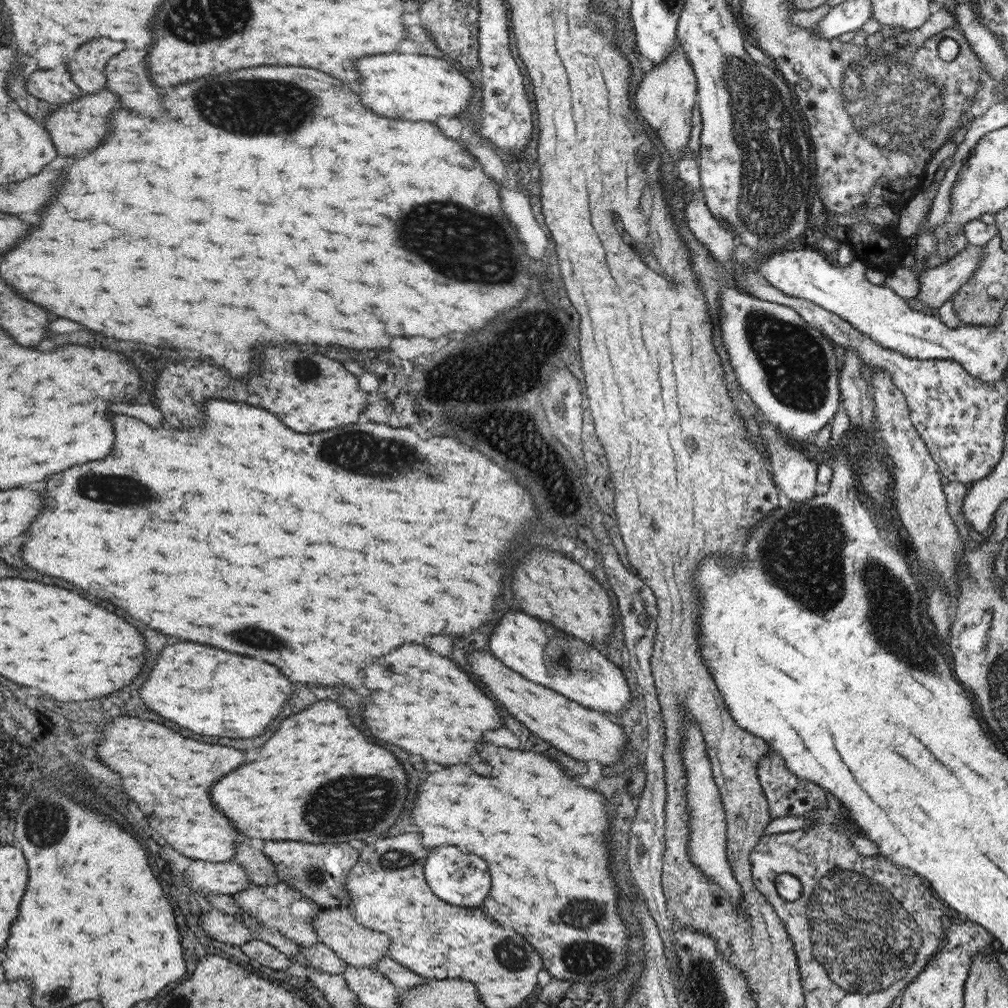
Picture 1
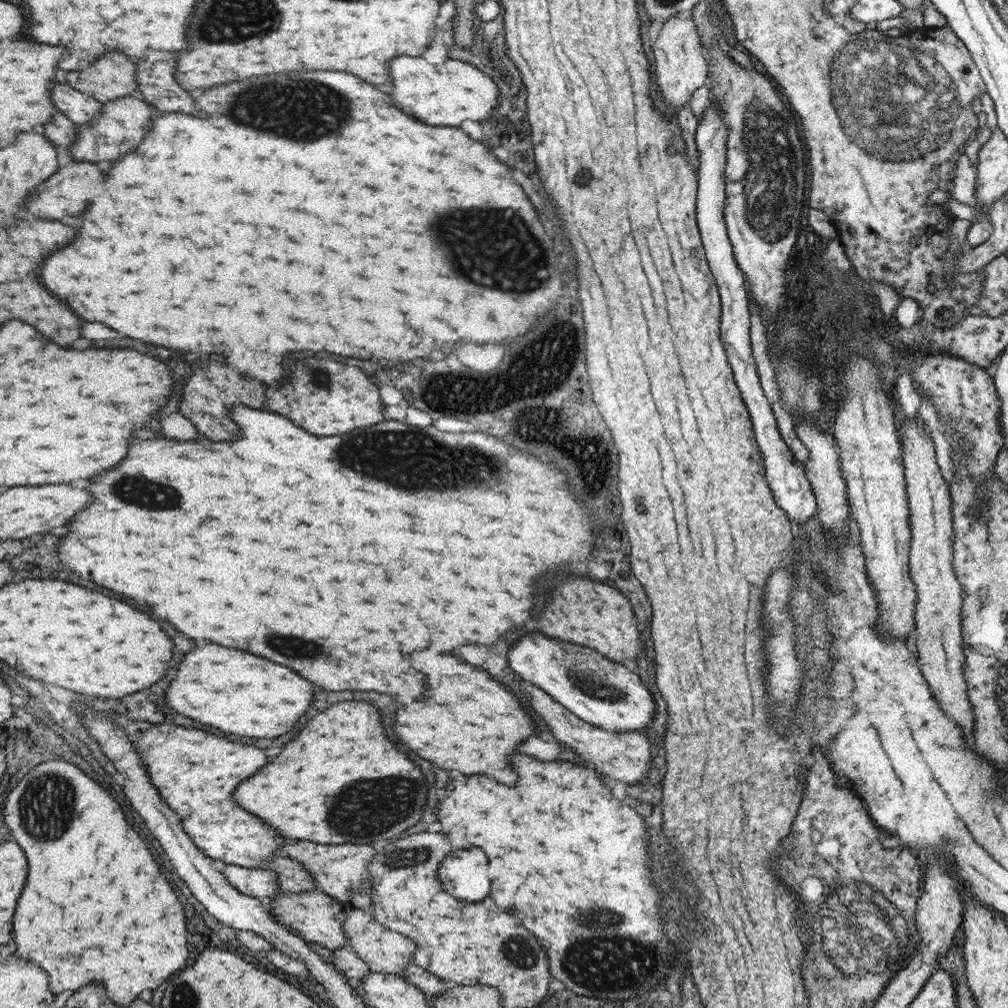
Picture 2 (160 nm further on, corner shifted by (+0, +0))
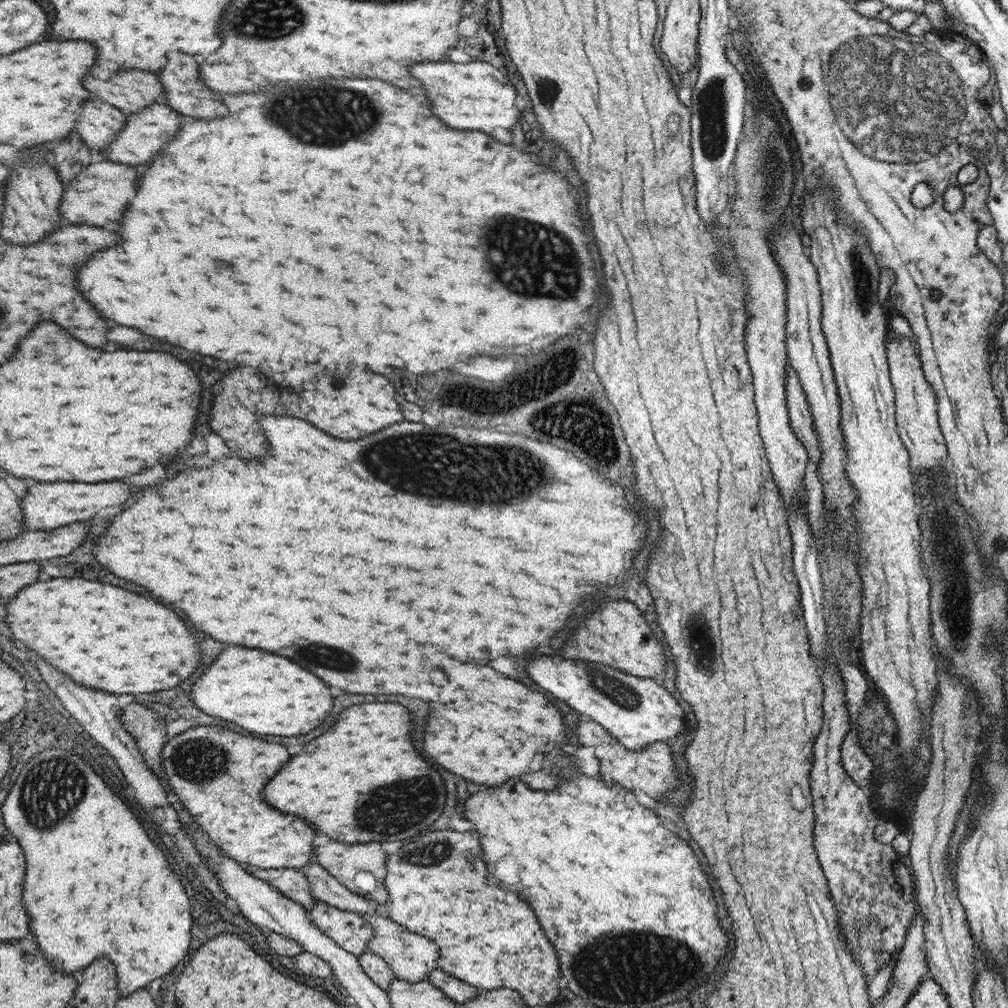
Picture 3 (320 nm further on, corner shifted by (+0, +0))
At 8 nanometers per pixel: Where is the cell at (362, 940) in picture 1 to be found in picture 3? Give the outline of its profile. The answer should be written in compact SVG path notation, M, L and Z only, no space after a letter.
M376 913L364 914L364 918L374 930L374 937L369 940L369 950L378 953L395 972L400 980L420 982L428 980L429 972L438 966L441 958L441 948L430 937L420 936L402 928L397 921L388 917L382 917Z

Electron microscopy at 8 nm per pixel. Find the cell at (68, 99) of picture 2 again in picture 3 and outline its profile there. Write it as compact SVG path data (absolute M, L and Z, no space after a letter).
M90 100L82 106L82 120L76 131L83 143L92 150L105 150L127 125L128 114L106 102Z

